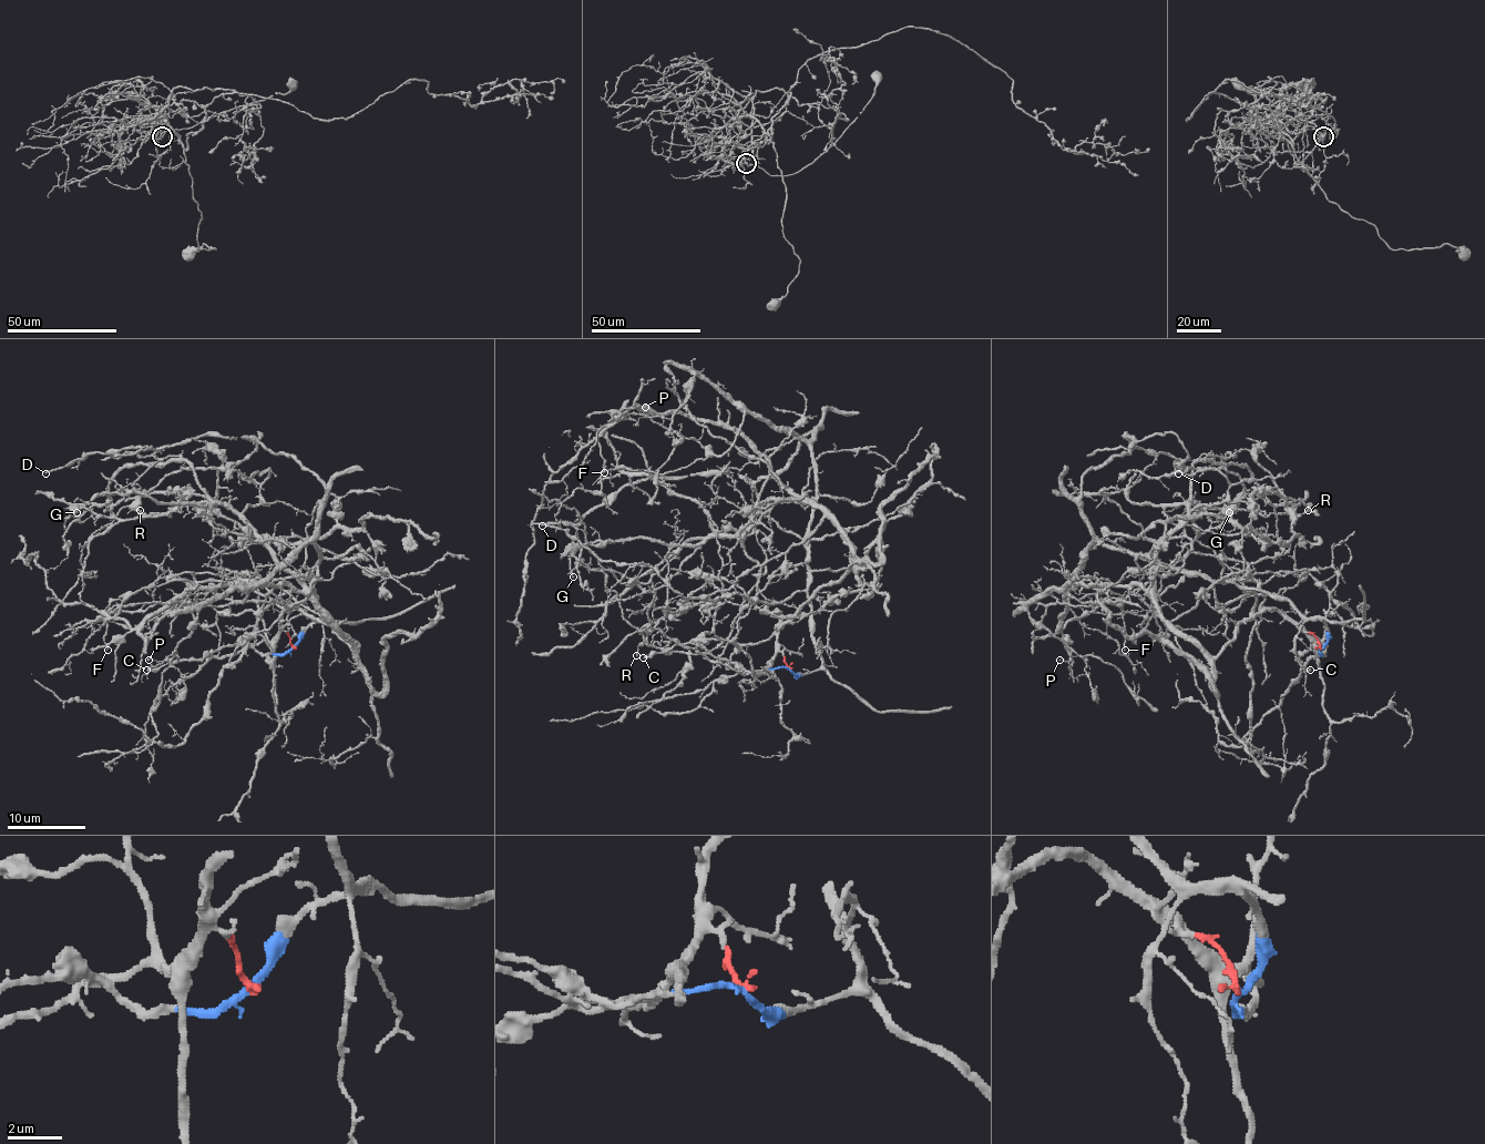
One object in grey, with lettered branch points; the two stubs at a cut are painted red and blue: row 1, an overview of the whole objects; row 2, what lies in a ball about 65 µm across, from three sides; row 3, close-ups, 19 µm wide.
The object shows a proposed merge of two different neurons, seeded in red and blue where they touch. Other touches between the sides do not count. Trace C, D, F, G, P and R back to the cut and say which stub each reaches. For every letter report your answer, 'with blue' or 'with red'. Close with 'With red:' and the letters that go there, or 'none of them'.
C: with blue
D: with blue
F: with blue
G: with red
P: with blue
R: with red
With red: G, R

